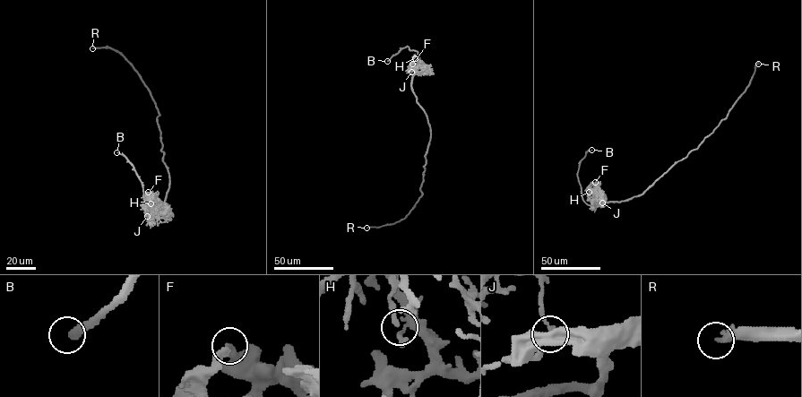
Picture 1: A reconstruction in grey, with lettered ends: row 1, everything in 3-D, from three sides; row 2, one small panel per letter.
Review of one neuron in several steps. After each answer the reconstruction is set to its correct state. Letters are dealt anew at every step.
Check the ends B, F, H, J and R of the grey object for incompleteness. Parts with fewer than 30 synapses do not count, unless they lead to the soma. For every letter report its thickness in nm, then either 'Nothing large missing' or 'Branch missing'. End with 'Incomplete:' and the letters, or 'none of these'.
B: Thickness 240 nm. Branch missing
F: Thickness 320 nm. Nothing large missing
H: Thickness 170 nm. Nothing large missing
J: Thickness 100 nm. Nothing large missing
R: Thickness 280 nm. Branch missing
Incomplete: B, R

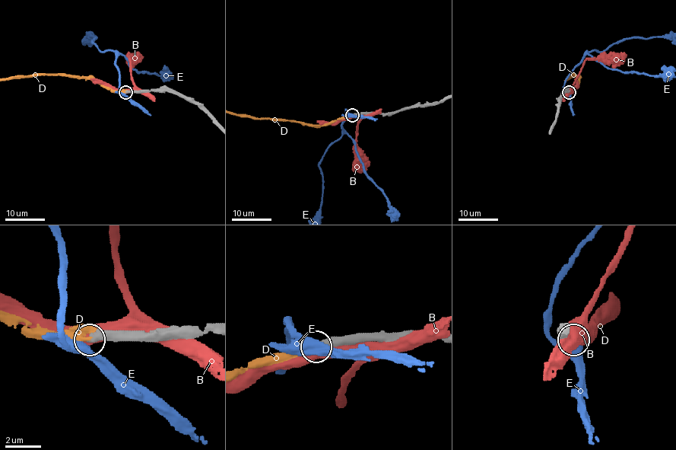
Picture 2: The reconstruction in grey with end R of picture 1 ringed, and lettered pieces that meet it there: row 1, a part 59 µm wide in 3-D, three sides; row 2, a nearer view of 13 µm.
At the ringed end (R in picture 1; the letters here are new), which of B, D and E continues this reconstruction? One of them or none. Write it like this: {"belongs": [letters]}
{"belongs": ["D"]}

